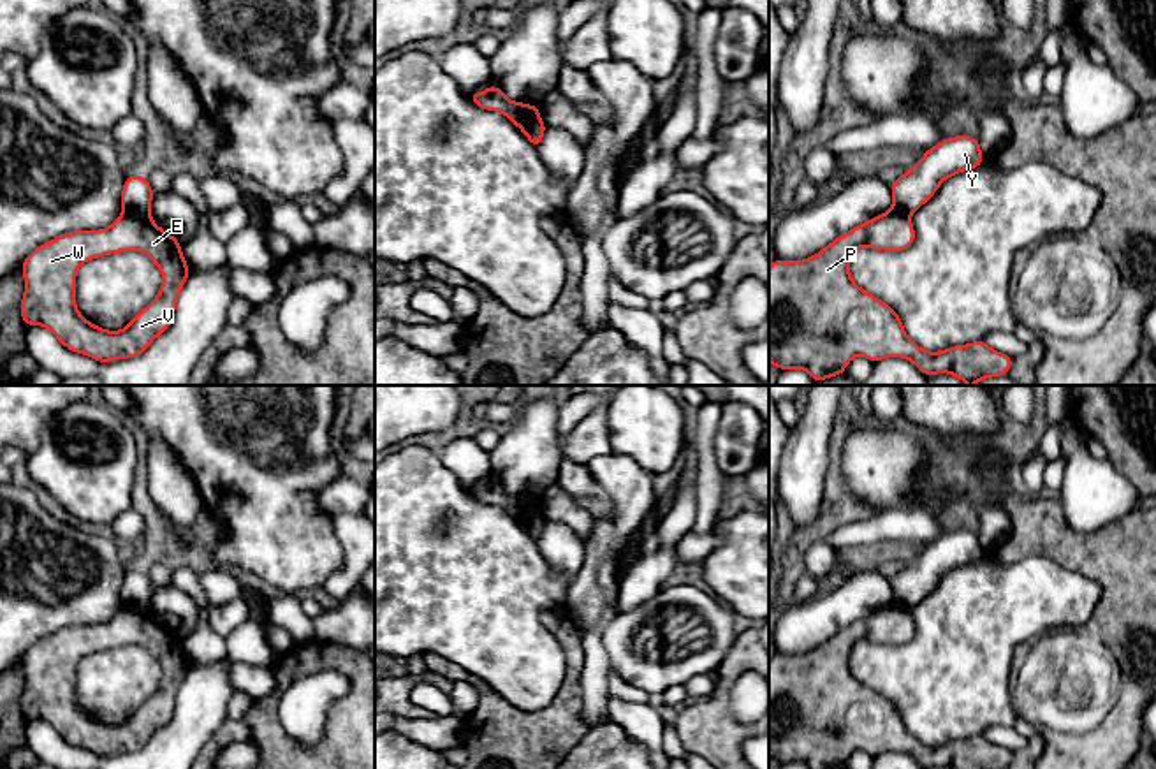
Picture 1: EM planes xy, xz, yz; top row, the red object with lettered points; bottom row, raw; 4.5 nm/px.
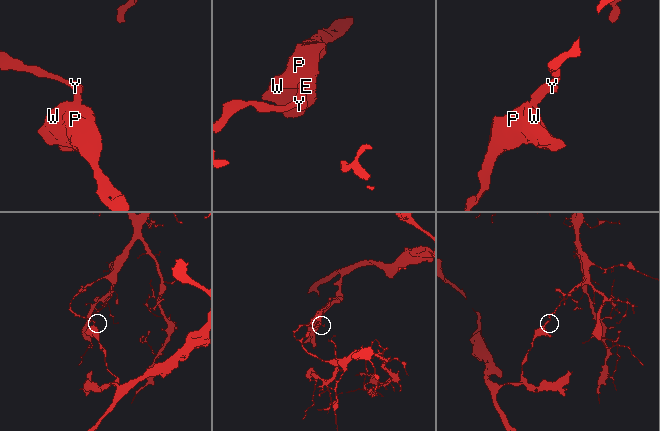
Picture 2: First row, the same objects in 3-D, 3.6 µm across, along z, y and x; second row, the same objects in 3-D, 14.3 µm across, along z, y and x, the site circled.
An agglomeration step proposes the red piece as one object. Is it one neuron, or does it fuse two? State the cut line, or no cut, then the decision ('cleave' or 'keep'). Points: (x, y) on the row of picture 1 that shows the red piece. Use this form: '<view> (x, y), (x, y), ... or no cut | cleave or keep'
xy (125, 210), (150, 219) | cleave

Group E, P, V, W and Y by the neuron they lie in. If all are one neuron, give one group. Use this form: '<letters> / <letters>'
E P V W / Y

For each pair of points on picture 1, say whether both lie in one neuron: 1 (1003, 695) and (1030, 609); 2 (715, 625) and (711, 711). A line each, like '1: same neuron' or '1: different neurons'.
1: same neuron
2: different neurons

